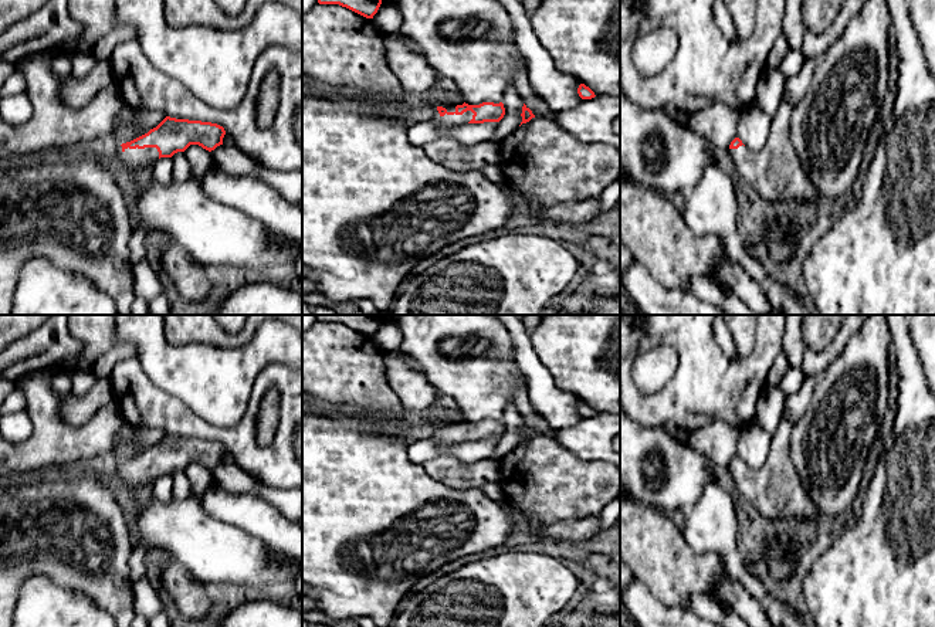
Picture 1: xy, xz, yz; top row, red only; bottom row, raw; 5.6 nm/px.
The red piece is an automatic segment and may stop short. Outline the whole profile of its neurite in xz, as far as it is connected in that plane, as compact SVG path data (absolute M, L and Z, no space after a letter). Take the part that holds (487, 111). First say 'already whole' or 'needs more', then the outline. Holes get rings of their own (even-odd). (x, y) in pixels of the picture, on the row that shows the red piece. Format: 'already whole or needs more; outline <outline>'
needs more; outline M482 102L480 105L437 106L433 118L443 133L423 146L426 155L438 165L455 170L480 170L484 166L501 165L499 145L487 140L477 145L463 145L448 135L448 131L463 123L499 122L505 115L504 104Z

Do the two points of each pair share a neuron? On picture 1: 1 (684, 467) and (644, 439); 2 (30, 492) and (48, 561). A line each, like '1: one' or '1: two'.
1: one
2: one

